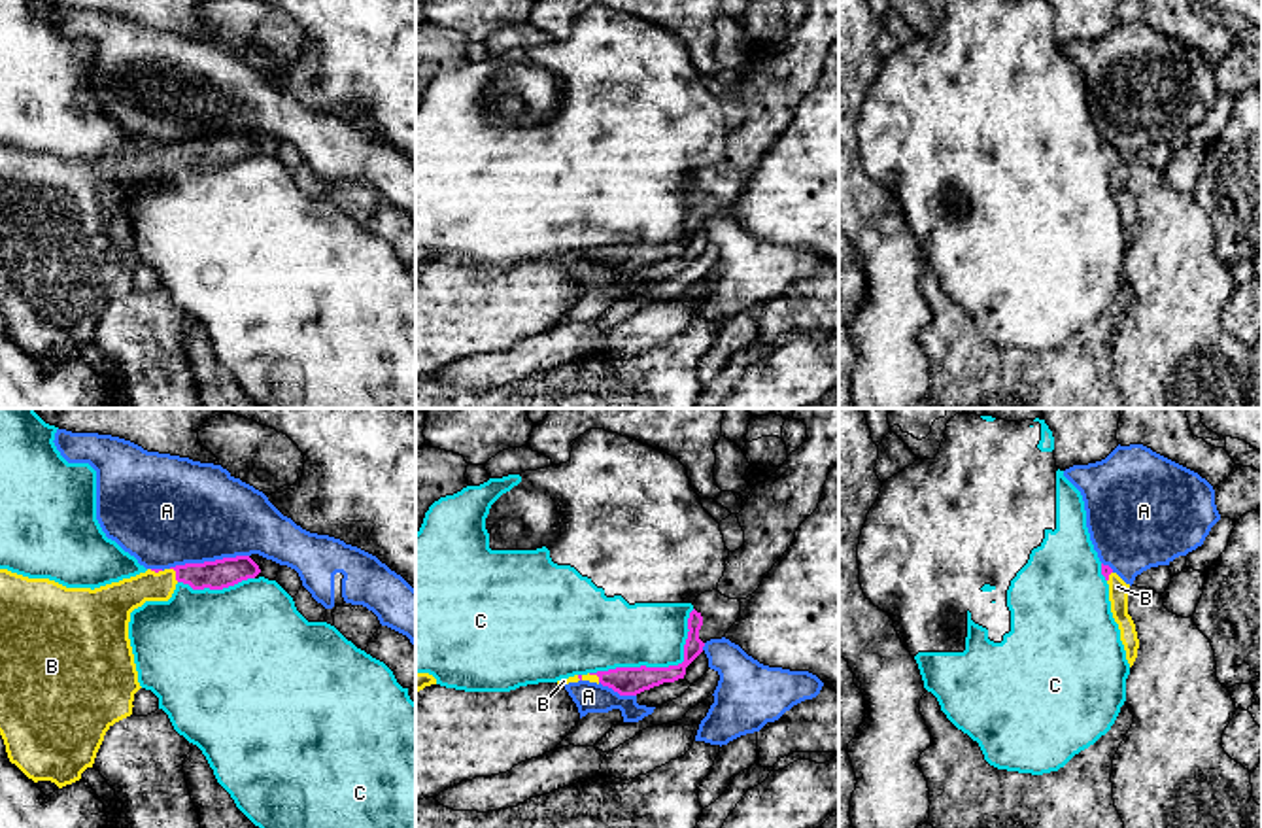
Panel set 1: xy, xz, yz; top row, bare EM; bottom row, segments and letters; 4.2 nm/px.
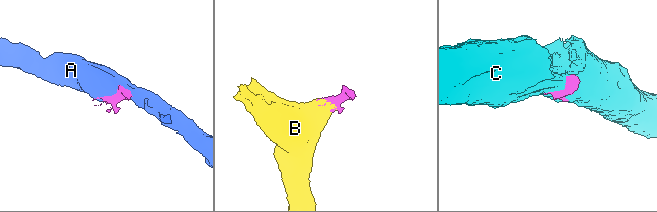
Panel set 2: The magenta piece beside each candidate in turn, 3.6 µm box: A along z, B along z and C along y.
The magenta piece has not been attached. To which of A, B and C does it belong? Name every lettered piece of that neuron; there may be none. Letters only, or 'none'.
B

